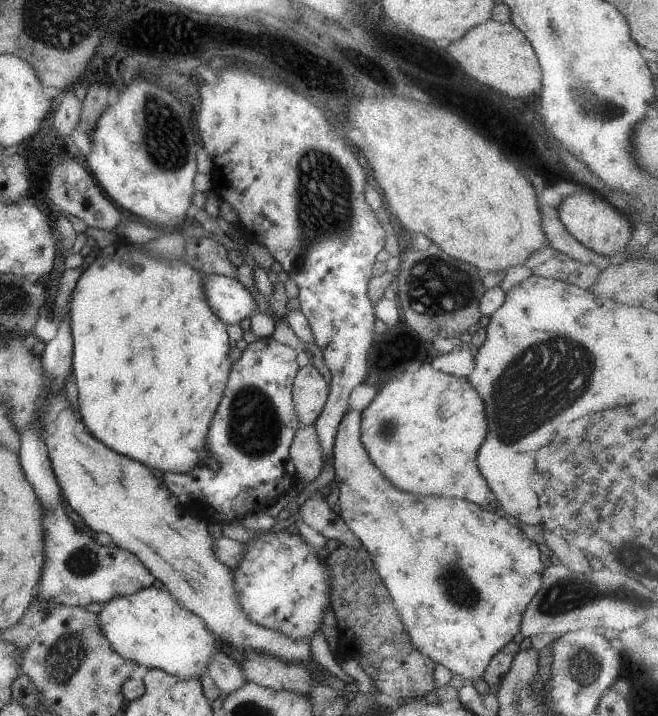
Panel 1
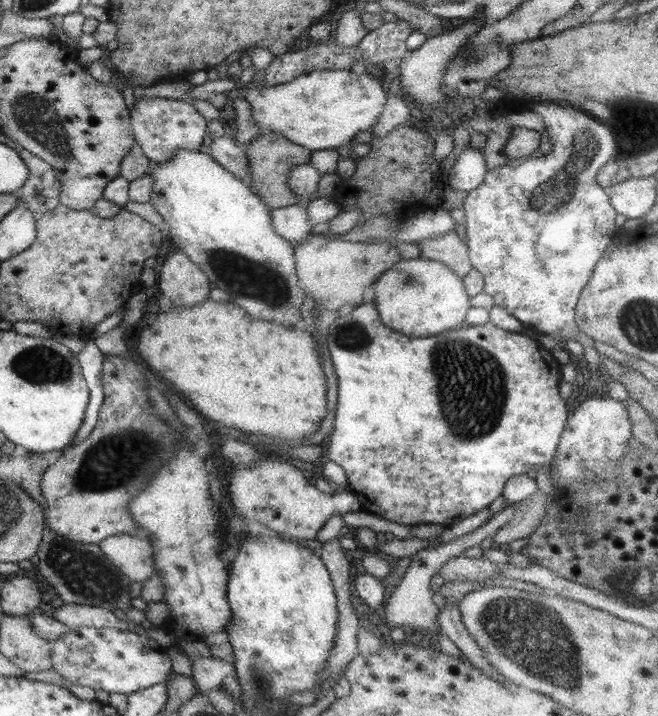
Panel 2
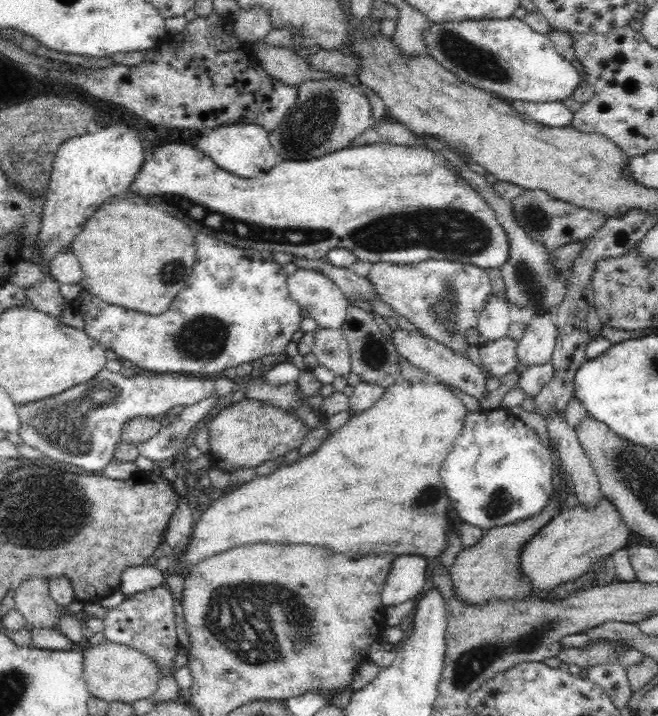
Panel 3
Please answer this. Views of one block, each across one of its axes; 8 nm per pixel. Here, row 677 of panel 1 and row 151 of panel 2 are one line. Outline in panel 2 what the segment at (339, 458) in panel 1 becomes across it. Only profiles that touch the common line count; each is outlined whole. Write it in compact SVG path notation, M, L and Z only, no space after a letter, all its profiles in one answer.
M467 146L456 158L450 170L447 186L470 192L482 184L487 172L488 166L483 152Z

